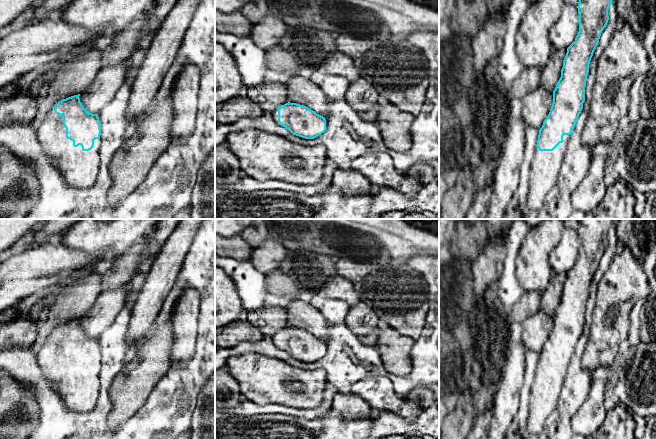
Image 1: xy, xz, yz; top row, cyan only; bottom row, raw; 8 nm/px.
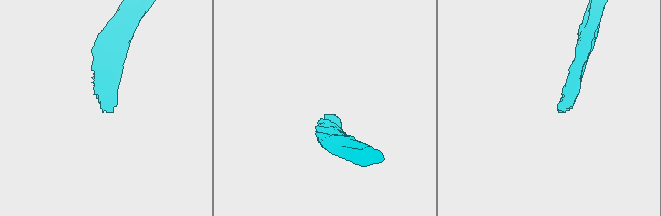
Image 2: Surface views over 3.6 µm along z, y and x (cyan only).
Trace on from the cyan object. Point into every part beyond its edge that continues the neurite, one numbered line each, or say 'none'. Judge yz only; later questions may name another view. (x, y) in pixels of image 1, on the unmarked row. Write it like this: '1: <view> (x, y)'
1: yz (545, 391)

